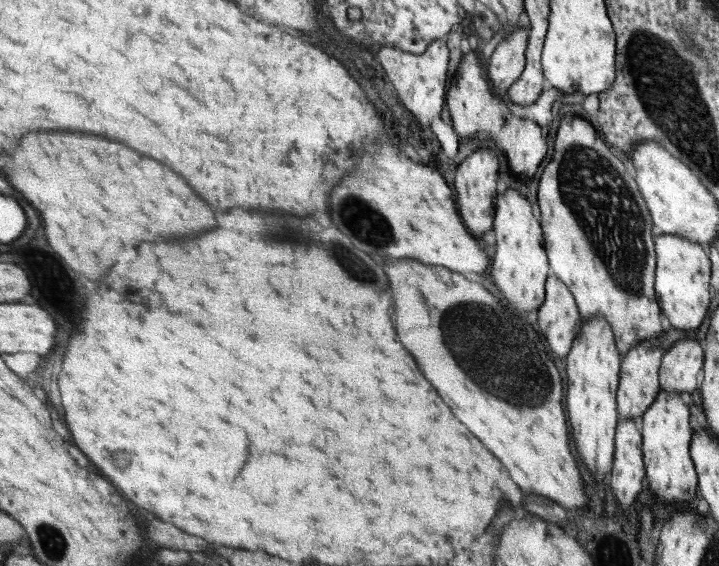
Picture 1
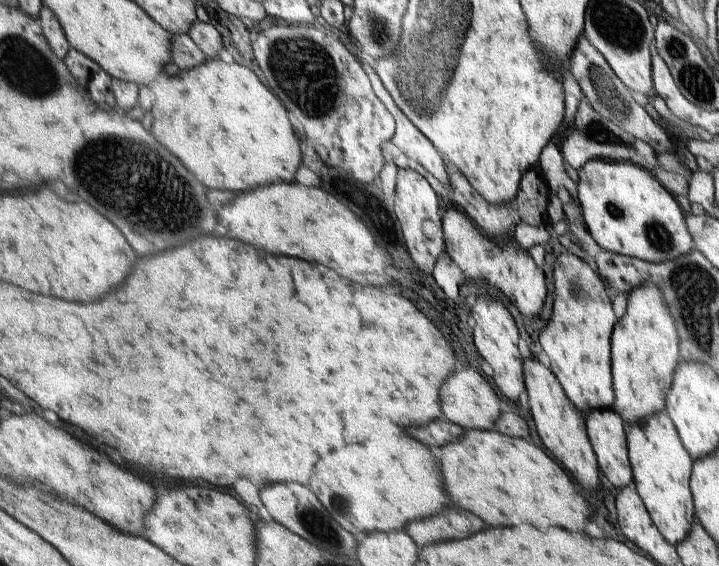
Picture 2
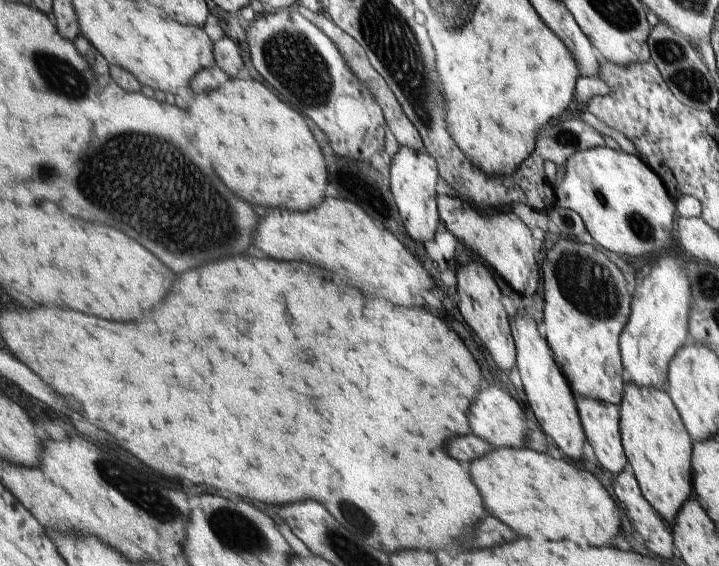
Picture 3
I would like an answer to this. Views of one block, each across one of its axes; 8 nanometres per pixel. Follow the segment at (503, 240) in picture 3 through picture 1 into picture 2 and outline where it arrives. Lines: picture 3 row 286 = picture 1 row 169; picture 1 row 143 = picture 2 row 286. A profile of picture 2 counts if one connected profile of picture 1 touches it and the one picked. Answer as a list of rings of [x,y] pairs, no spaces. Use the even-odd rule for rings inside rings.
[[[454,208],[446,212],[444,226],[446,252],[452,262],[462,270],[466,282],[476,282],[478,278],[480,282],[492,284],[511,300],[524,316],[534,318],[540,314],[546,300],[546,280],[529,252],[522,250],[516,242],[500,246],[492,238],[488,240],[486,234],[480,234],[480,230],[476,230],[474,224],[460,210]]]

